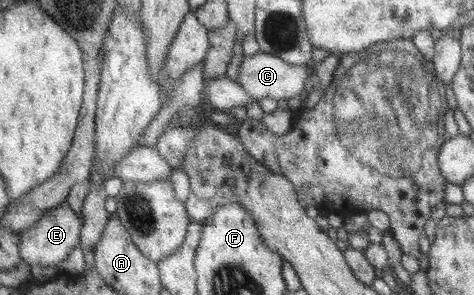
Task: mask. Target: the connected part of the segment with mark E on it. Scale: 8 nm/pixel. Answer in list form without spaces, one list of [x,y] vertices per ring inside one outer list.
[[[64,202],[60,207],[47,211],[47,215],[37,225],[29,227],[19,234],[19,254],[21,254],[22,261],[30,267],[33,265],[57,266],[60,261],[67,259],[67,255],[75,247],[79,246],[81,226],[81,219],[77,217],[77,213],[71,209],[67,202]]]

